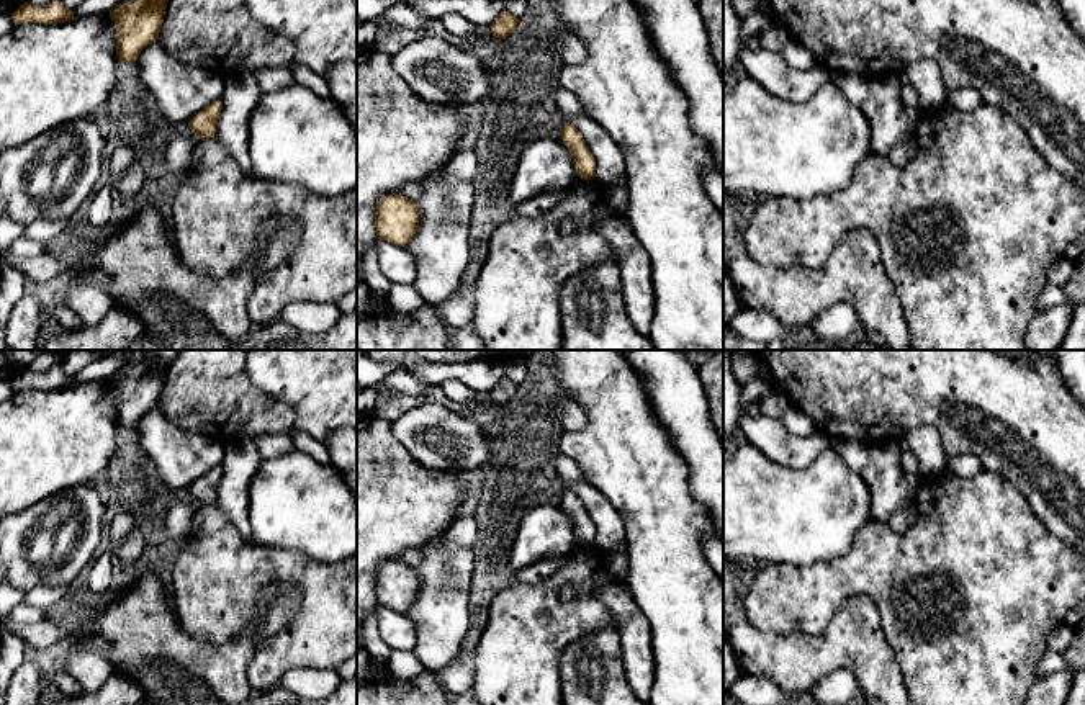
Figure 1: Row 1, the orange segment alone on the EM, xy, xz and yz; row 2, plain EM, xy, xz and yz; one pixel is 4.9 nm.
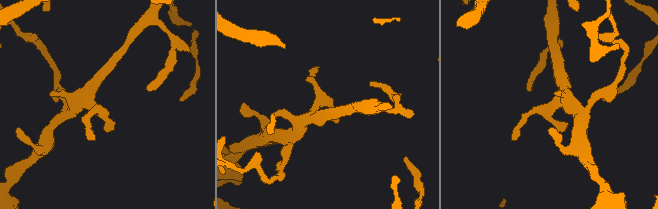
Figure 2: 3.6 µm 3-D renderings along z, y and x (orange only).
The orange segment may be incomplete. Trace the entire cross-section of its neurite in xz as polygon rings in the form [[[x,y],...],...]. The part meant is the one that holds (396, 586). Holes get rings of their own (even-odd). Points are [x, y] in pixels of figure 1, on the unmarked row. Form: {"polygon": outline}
{"polygon": [[[401,561],[380,564],[375,579],[376,604],[406,612],[419,594],[419,576],[414,566]]]}

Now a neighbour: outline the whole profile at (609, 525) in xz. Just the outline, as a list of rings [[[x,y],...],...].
[[[561,479],[561,487],[573,489],[581,499],[589,519],[596,525],[594,545],[607,555],[615,553],[625,541],[625,525],[610,501],[588,483],[566,483]]]

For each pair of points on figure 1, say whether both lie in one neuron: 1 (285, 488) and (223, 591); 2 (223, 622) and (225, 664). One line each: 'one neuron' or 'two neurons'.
1: two neurons
2: two neurons

